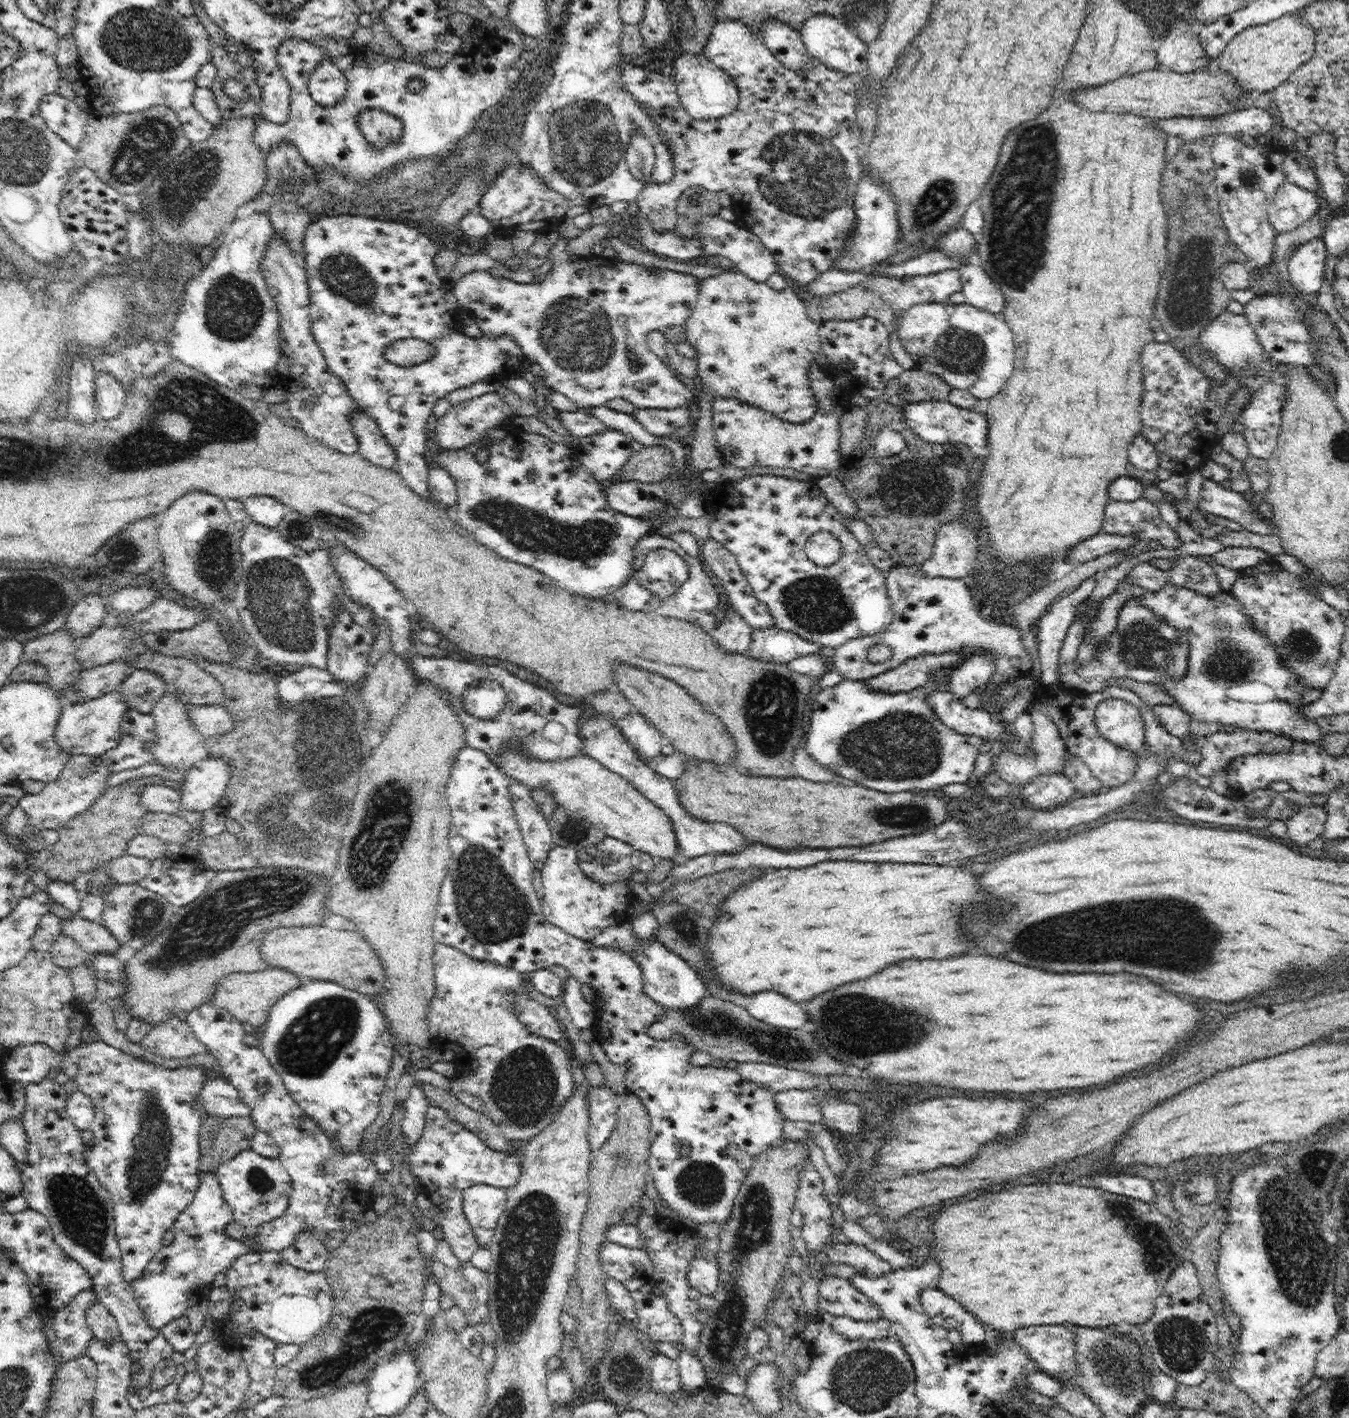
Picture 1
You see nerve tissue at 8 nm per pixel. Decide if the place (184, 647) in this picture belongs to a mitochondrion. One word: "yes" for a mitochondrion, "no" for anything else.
no

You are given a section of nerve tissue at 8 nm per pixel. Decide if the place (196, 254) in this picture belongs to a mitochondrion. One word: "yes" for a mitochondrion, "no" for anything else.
no

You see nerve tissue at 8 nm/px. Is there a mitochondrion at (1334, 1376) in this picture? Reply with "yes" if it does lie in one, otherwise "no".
no

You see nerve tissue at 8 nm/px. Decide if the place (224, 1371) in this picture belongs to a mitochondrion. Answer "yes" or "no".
no

